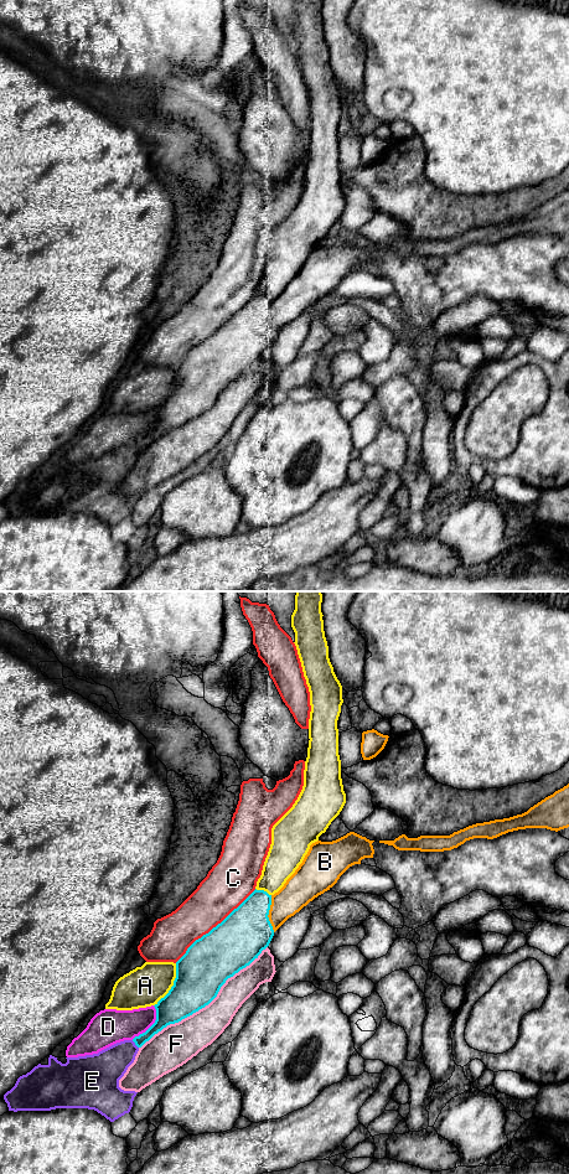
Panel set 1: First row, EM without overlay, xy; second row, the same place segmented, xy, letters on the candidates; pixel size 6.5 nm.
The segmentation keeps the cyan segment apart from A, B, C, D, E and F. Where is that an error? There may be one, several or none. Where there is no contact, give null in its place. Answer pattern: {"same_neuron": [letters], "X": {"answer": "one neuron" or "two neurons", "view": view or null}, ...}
{"same_neuron": ["B"], "A": {"answer": "two neurons", "view": "xy"}, "B": {"answer": "one neuron", "view": "xy"}, "C": {"answer": "two neurons", "view": "xy"}, "D": {"answer": "two neurons", "view": "xy"}, "E": {"answer": "two neurons", "view": "xy"}, "F": {"answer": "two neurons", "view": "xy"}}

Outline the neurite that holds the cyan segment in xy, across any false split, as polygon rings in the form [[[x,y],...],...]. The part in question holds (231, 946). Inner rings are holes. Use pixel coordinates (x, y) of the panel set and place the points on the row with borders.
[[[355,832],[332,842],[317,841],[310,845],[302,863],[278,893],[269,895],[264,890],[255,889],[221,924],[196,940],[176,962],[174,986],[154,1005],[156,1020],[145,1033],[133,1039],[135,1045],[141,1048],[167,1025],[179,1023],[208,1005],[228,978],[258,958],[262,951],[269,946],[274,932],[289,917],[299,912],[315,898],[330,890],[350,867],[361,864],[364,858],[373,858],[373,842]]]

